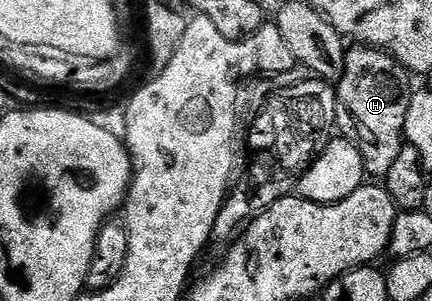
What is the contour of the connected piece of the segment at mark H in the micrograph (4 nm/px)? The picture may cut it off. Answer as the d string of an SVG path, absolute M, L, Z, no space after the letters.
M353 45L346 50L343 77L337 80L336 130L356 145L365 159L366 176L384 177L399 157L405 138L405 118L411 94L410 72L380 47Z

